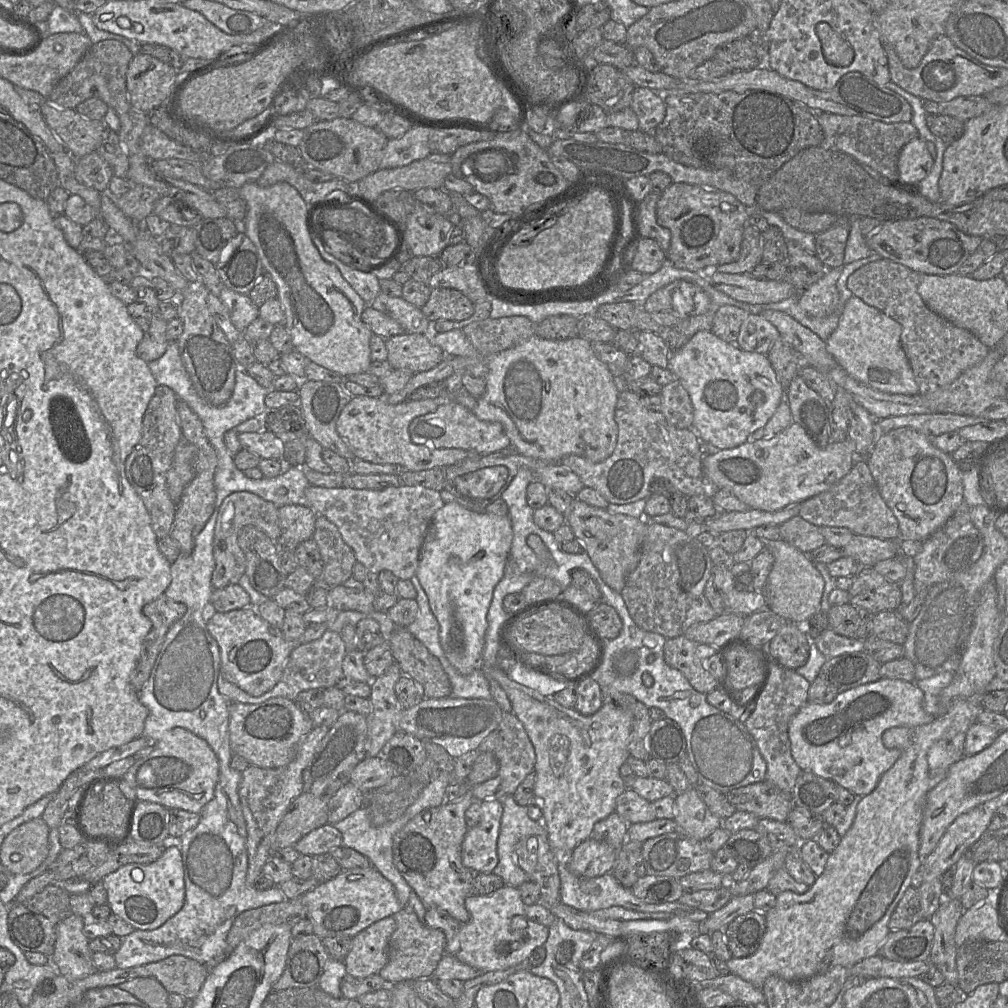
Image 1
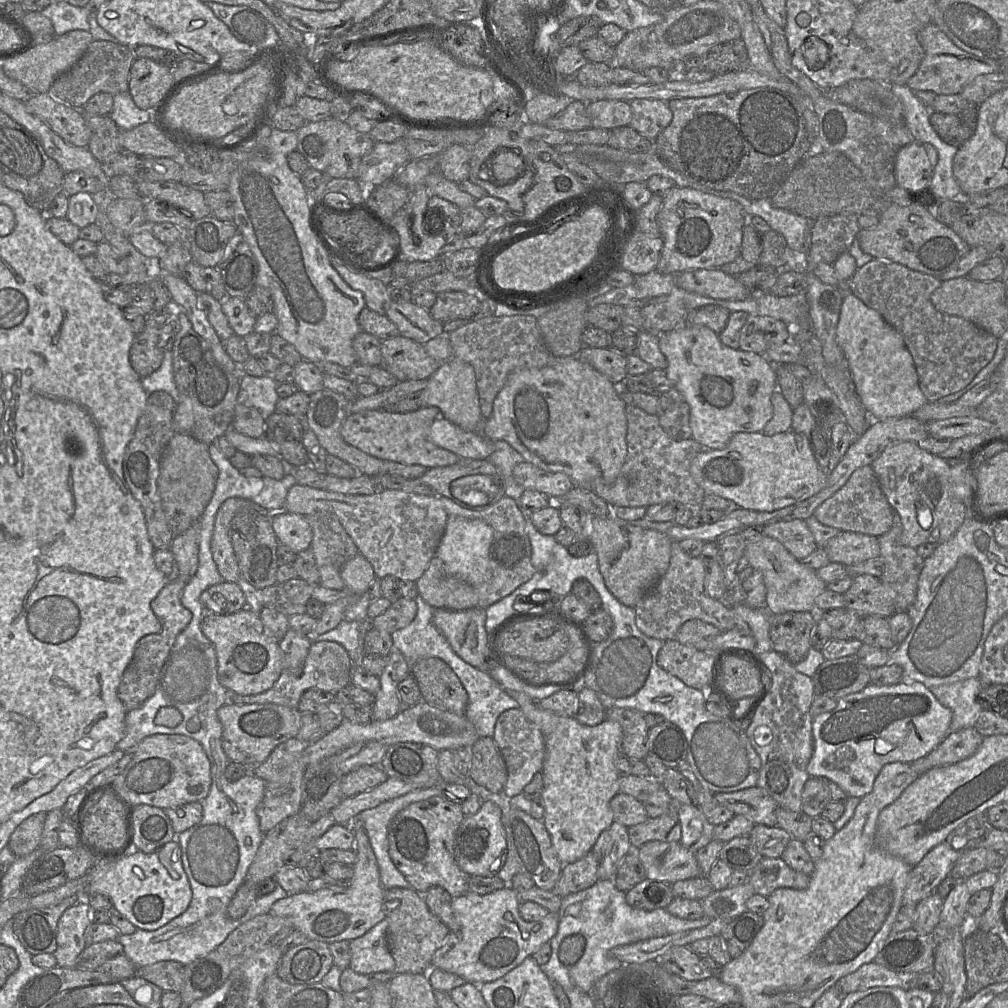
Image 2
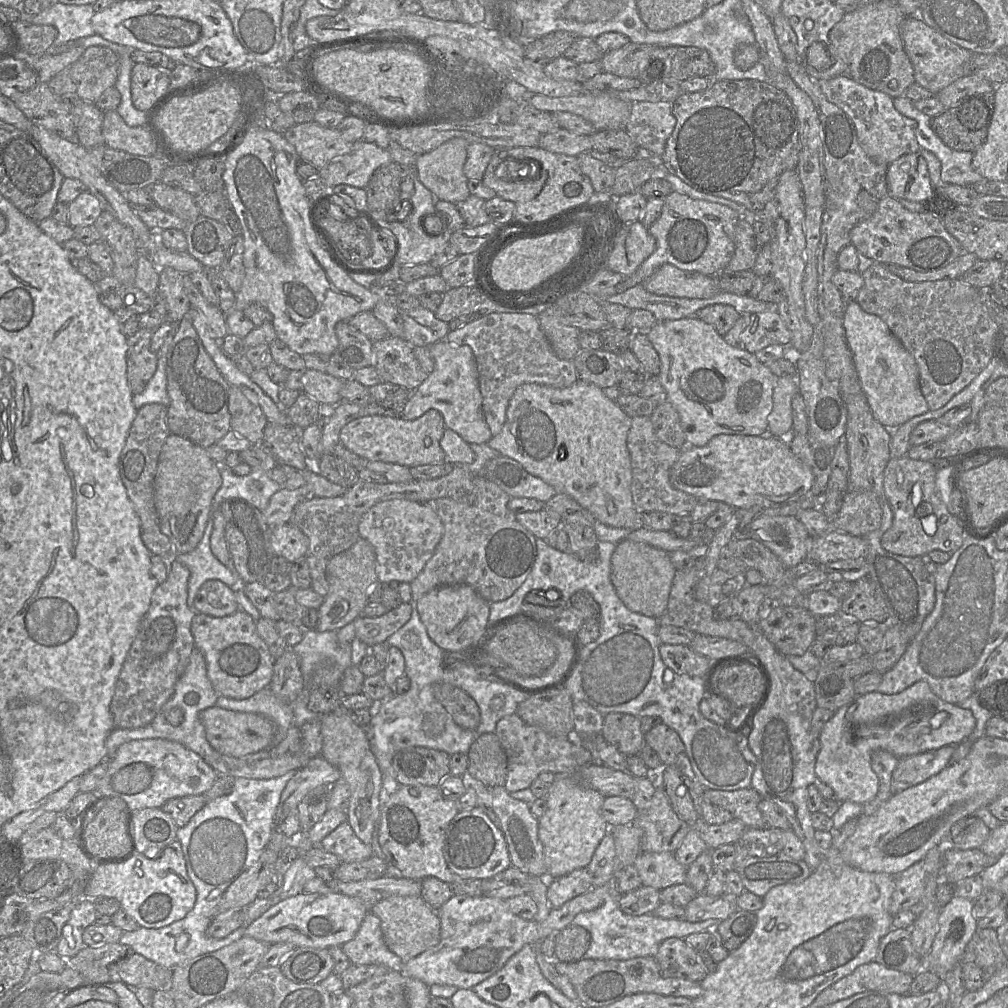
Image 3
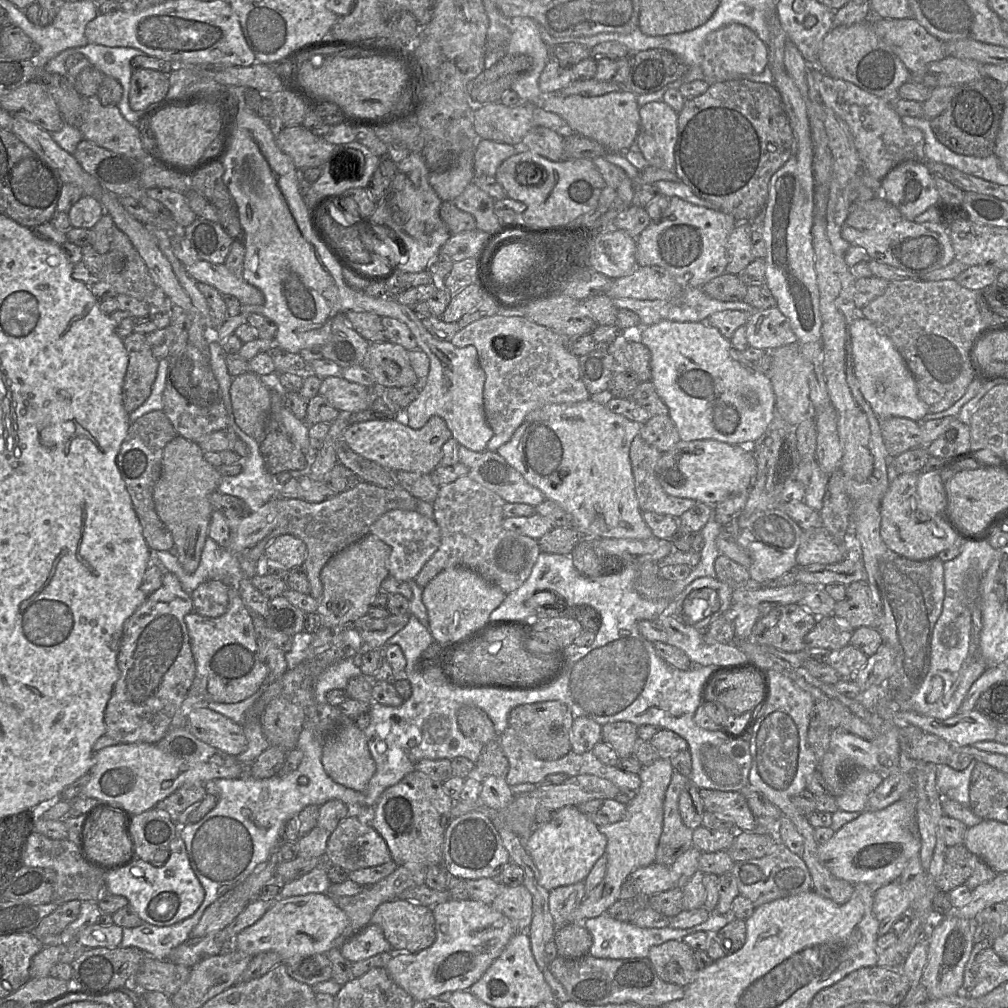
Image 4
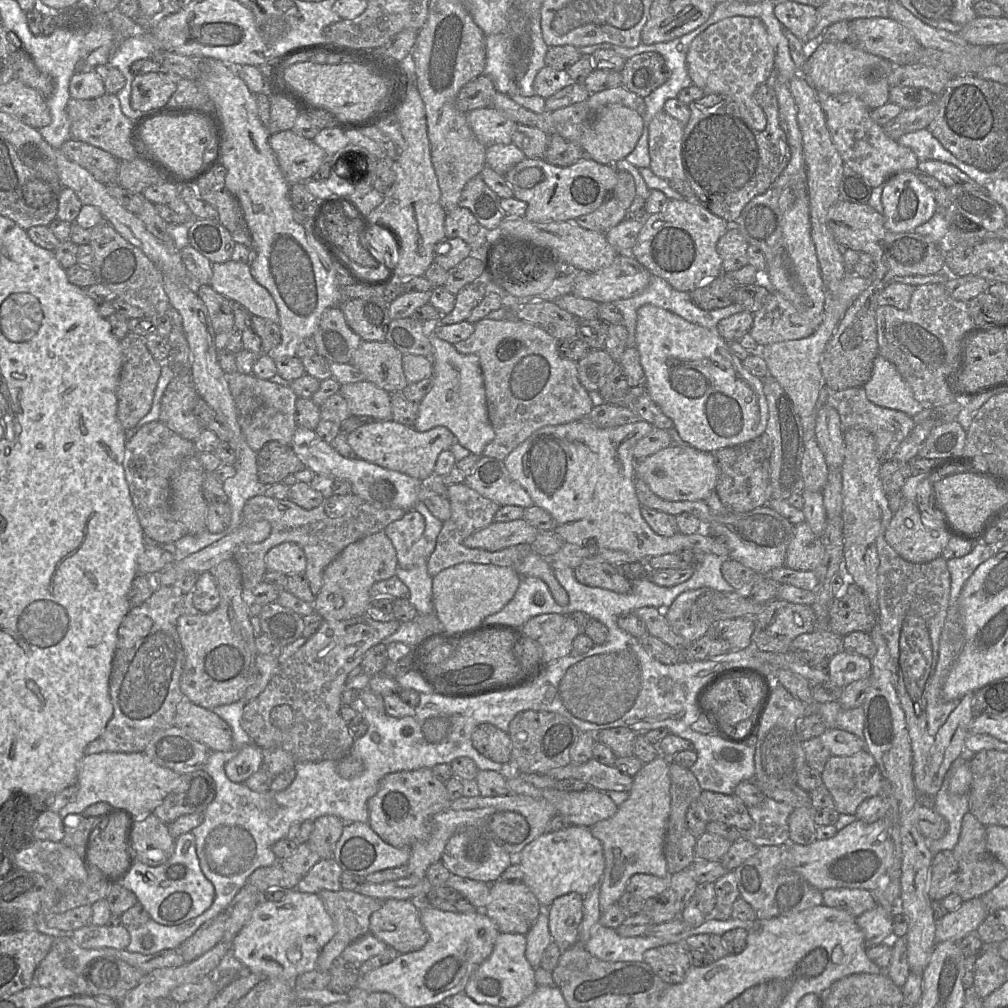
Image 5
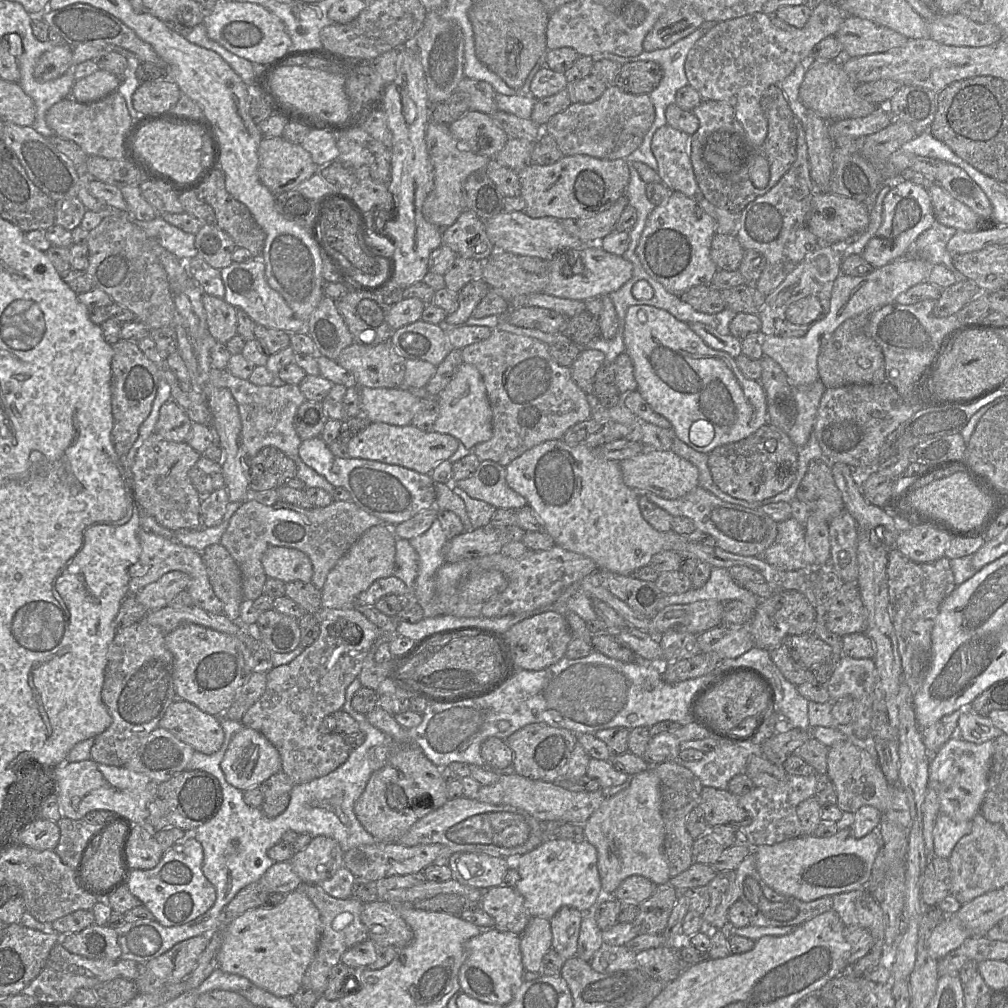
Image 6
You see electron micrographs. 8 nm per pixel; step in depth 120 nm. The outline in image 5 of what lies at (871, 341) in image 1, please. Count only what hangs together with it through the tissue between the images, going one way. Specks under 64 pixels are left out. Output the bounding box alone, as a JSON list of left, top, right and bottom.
[863,355,923,417]

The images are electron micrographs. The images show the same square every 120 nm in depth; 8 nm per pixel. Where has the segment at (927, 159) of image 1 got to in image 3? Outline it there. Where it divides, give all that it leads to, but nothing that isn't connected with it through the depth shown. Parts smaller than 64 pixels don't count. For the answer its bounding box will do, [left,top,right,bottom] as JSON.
[886,152,935,204]

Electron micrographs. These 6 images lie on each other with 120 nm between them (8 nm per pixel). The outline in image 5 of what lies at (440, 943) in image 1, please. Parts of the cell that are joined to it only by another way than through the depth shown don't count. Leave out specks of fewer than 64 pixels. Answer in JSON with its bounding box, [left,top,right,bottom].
[369,899,429,954]

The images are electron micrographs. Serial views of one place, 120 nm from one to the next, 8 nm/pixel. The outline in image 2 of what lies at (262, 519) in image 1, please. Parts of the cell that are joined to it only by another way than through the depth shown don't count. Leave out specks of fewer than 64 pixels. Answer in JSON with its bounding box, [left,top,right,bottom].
[210,497,265,582]

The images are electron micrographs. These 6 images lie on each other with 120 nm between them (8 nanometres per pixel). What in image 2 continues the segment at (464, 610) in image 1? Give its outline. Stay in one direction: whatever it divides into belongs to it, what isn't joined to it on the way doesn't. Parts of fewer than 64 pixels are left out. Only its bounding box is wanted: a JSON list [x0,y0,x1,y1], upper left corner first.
[435,516,493,585]

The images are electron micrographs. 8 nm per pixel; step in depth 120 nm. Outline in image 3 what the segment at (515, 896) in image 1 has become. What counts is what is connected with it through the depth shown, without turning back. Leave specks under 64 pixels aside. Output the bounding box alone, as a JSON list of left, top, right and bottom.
[403,877,615,989]

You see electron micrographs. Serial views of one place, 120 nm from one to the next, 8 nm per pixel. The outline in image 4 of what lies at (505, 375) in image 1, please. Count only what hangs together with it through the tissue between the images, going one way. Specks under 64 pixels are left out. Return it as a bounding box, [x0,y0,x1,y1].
[497,398,654,540]

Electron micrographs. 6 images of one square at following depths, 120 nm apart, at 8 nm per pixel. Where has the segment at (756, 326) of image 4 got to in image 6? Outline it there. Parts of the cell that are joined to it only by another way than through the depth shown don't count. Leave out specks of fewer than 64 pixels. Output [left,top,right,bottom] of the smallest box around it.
[757,244,842,337]

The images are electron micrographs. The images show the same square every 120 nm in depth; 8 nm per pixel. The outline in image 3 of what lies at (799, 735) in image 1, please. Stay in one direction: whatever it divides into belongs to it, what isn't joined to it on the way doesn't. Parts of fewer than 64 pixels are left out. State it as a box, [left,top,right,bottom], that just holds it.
[815,681,975,805]

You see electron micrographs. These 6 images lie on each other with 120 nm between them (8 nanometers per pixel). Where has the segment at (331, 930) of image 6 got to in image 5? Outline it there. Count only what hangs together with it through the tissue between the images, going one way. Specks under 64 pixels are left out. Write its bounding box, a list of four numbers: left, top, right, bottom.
[316,889,385,972]

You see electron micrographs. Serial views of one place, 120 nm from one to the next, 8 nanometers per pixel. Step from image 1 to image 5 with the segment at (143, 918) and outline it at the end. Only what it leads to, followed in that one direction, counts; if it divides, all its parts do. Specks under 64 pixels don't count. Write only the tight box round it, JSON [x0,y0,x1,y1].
[121,832,215,925]

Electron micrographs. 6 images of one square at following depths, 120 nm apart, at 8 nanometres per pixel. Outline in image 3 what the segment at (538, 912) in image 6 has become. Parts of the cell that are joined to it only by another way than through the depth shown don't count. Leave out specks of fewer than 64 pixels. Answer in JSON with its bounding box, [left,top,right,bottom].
[538,773,610,879]

